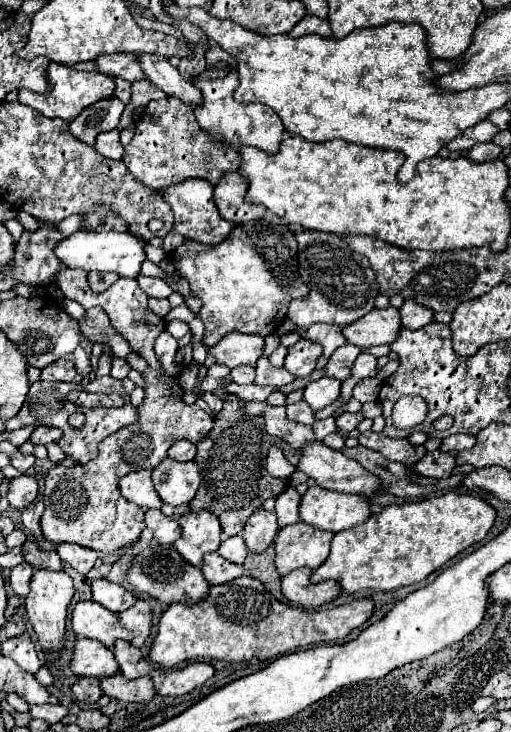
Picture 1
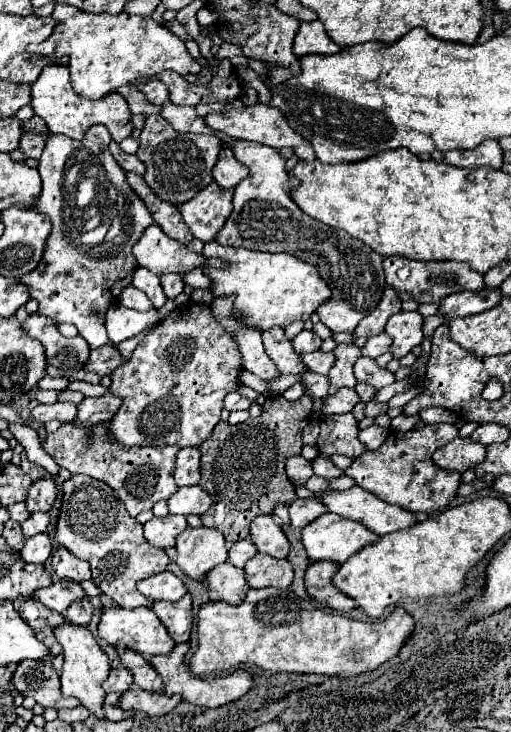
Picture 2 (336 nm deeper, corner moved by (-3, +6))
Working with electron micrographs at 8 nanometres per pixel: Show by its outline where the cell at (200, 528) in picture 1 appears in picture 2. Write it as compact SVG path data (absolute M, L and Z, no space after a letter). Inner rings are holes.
M186 527L186 531L176 539L176 565L186 577L202 583L210 569L228 559L224 543L226 541L220 531L208 527Z

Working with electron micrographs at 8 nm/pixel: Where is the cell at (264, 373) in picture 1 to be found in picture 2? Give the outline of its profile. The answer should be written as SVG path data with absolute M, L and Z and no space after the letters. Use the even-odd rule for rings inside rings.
M312 351L312 353L306 353L304 355L304 363L308 367L308 371L314 371L314 373L320 373L320 375L326 375L330 371L330 367L334 365L334 353L324 353L324 351Z

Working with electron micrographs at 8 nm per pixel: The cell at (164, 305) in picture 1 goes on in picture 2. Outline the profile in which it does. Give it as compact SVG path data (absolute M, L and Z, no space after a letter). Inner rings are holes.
M166 273L166 275L160 275L160 279L162 279L162 287L164 287L164 293L168 299L174 299L176 295L182 293L184 279L180 273Z

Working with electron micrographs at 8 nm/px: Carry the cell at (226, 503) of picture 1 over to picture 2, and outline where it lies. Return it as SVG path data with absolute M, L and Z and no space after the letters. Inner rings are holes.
M268 395L264 403L264 411L260 417L248 419L238 425L230 425L228 421L220 421L212 435L200 445L202 451L202 479L200 487L212 497L214 505L200 517L204 527L212 527L222 531L228 543L236 543L248 537L250 523L258 515L272 515L278 503L290 505L296 499L294 485L288 481L284 465L288 457L300 455L302 451L302 429L308 425L310 411L314 399L310 395L302 395L298 401L286 401L282 395Z

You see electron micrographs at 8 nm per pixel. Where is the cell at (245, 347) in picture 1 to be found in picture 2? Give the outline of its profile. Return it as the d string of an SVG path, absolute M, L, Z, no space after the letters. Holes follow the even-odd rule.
M272 327L268 331L262 331L262 343L266 347L268 357L276 363L276 367L288 375L288 373L306 373L306 365L302 363L302 357L292 349L290 339L284 335L282 327Z

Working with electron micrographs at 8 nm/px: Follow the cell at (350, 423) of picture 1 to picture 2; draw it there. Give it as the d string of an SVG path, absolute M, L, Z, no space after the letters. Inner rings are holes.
M370 401L370 403L366 403L366 407L364 407L366 417L378 417L378 415L382 415L382 413L386 413L386 411L388 411L388 403L378 403L378 401Z

